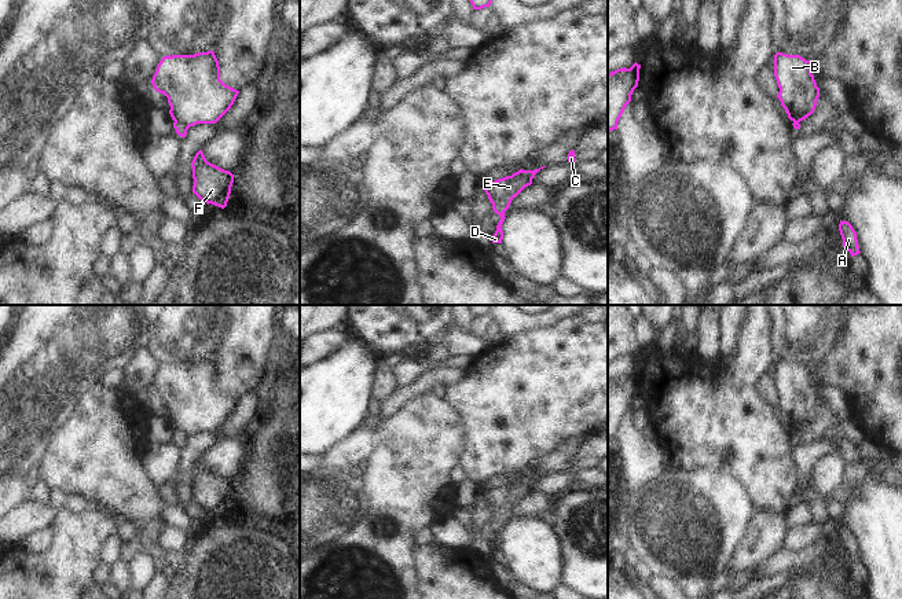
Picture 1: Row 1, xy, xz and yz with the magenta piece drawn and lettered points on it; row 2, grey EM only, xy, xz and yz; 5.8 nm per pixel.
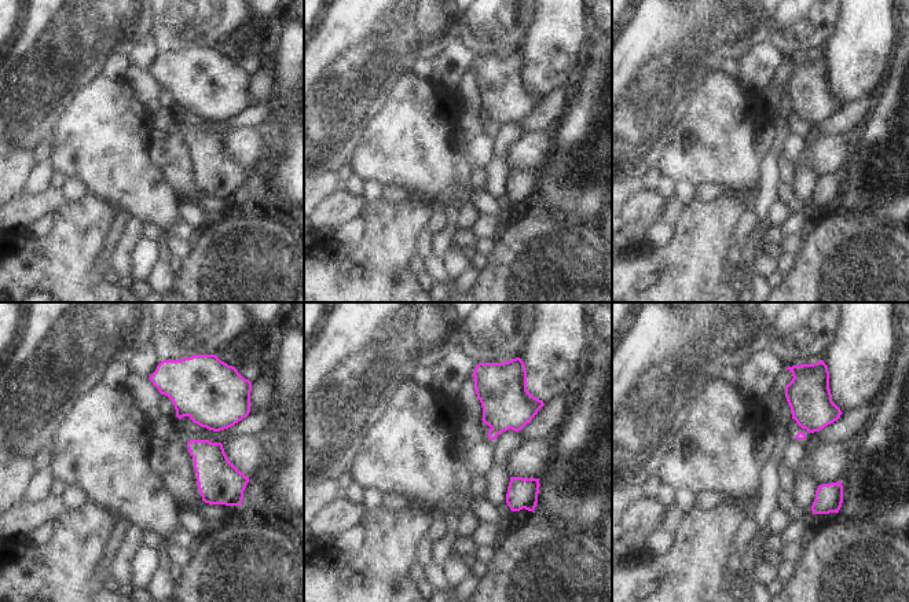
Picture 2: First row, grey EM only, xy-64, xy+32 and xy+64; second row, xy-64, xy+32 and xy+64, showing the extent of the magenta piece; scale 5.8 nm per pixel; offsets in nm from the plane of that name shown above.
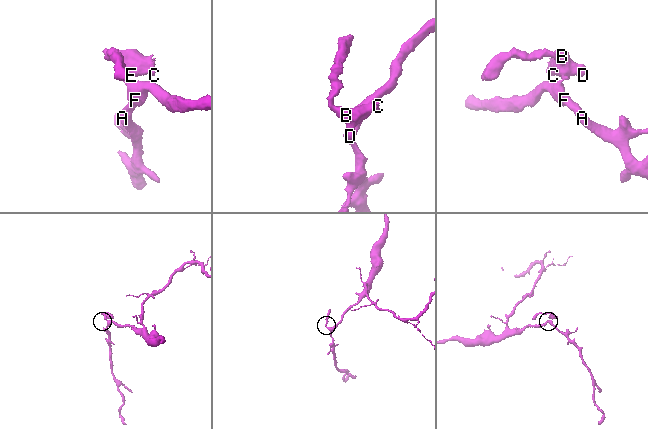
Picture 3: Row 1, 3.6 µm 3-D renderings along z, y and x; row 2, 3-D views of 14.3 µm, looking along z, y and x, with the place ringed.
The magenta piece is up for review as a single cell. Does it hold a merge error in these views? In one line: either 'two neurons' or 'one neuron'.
two neurons

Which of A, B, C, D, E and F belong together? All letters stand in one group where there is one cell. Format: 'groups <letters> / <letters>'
groups A F / B C D E

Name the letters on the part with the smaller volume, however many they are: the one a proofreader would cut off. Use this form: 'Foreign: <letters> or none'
Foreign: B, C, D, E

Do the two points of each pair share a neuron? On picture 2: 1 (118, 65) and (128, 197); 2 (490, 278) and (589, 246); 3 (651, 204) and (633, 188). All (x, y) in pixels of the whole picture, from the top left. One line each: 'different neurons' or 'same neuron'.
1: same neuron
2: same neuron
3: different neurons

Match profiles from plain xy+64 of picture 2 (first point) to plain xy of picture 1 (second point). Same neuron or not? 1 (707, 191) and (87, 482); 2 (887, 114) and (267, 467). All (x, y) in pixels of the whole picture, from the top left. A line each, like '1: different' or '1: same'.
1: different
2: same

